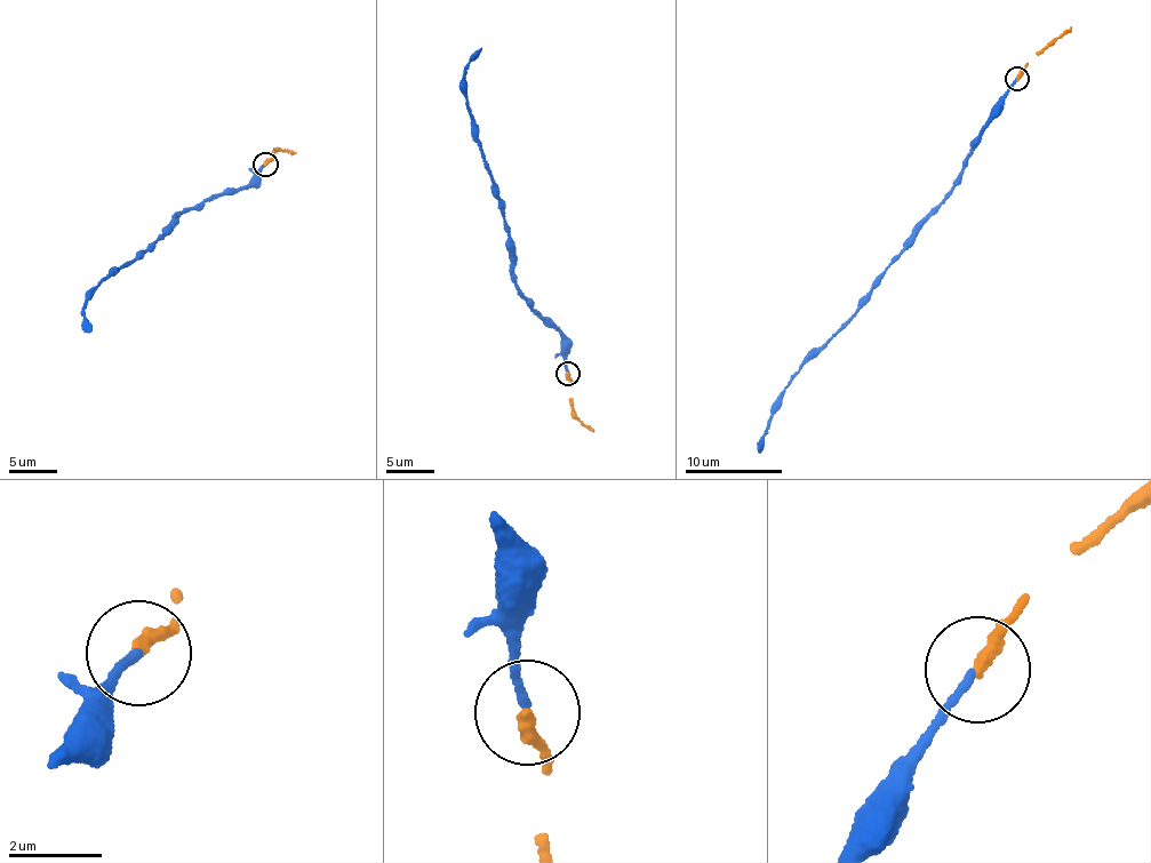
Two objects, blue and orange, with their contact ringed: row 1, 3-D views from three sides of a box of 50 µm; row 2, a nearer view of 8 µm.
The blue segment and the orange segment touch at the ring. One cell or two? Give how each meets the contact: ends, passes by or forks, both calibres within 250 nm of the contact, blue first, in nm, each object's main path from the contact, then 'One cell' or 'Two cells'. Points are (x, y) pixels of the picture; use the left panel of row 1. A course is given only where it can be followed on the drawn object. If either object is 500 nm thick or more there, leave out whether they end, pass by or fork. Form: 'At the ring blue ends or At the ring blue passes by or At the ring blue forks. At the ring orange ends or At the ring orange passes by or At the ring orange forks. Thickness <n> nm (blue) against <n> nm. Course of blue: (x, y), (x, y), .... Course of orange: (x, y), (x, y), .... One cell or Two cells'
At the ring blue ends. At the ring orange ends. Thickness 150 nm (blue) against 280 nm. Course of blue: (266, 164), (242, 188), (205, 199), (176, 216), (173, 230), (101, 281), (82, 309), (85, 327), (90, 330). Course of orange: (265, 165), (277, 150), (295, 151). One cell

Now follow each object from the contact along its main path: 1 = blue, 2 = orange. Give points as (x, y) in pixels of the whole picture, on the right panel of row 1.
1: (1016, 78), (944, 201), (928, 215), (911, 245), (882, 272), (868, 302), (790, 381), (757, 449)
2: (1017, 79), (1022, 68), (1070, 26)

